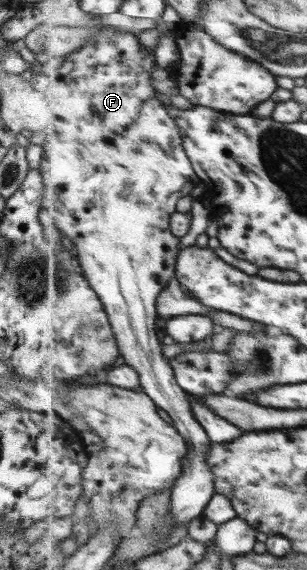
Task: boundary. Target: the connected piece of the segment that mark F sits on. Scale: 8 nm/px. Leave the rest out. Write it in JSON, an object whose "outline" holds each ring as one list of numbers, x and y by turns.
{"outline":[[105,27,104,30,99,29,99,31,101,31,101,33,96,38,93,38,90,44,84,45,82,49,70,53,68,57,62,60,55,61,42,50,39,51,36,57,36,60,40,64,39,85,45,105,50,107,55,105,58,114,56,125,54,123,45,124,45,127,33,138,33,162,40,172,40,177,42,178,41,182,44,186,44,199,40,201,39,211,42,216,46,216,47,227,54,227,54,224,58,225,59,231,62,232,63,237,66,237,69,245,73,247,80,258,80,263,82,264,82,268,84,268,84,272,86,272,89,283,94,288,94,291,98,293,98,296,101,297,102,303,105,305,105,310,109,314,109,320,113,325,114,333,117,336,117,343,125,363,128,366,134,367,139,373,141,381,140,389,149,394,149,396,157,402,158,407,162,408,170,415,173,424,177,427,178,431,180,431,182,437,186,437,186,441,190,444,190,453,186,456,184,473,177,479,177,485,171,493,174,517,172,527,183,525,183,527,188,529,190,523,193,523,198,517,204,515,205,509,209,506,209,502,213,500,214,495,218,492,217,477,215,477,213,469,210,468,209,461,206,460,208,451,210,451,210,436,208,436,208,432,206,432,204,426,198,422,197,417,194,416,193,402,189,399,190,393,181,385,178,385,177,374,174,373,173,366,170,365,170,359,162,355,161,334,158,328,156,328,156,318,159,317,157,312,158,300,161,297,161,293,168,287,170,279,172,279,177,272,177,259,181,251,178,249,178,247,180,247,180,238,172,233,171,217,173,213,176,213,176,203,178,203,178,199,182,199,182,197,186,197,186,195,191,195,196,185,198,185,202,179,198,177,198,174,193,168,193,162,189,154,186,153,181,127,177,124,177,120,167,107,158,99,158,91,152,87,150,74,154,68,158,67,155,54,146,51,145,47,142,46,137,39,137,33,120,33,113,27]]}

